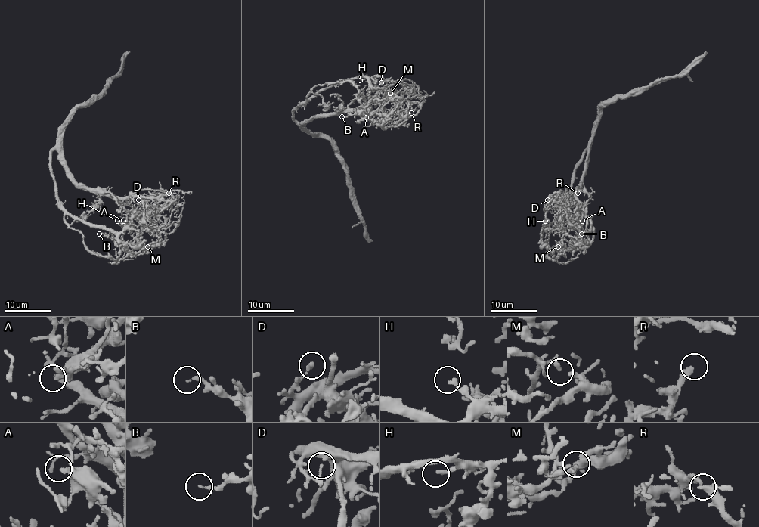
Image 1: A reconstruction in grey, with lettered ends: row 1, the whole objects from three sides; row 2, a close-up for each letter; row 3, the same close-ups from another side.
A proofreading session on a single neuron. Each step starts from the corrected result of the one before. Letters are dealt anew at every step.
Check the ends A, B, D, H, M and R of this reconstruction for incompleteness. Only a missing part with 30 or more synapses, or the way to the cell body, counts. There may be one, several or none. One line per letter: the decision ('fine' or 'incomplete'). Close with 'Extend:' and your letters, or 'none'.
A: fine
B: fine
D: fine
H: fine
M: fine
R: fine
Extend: none

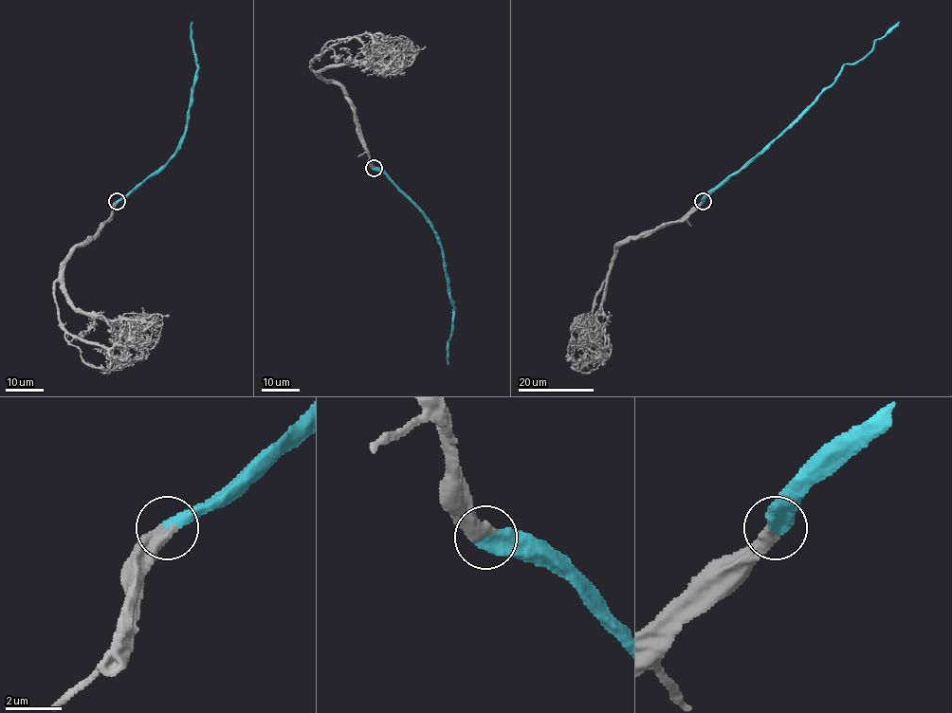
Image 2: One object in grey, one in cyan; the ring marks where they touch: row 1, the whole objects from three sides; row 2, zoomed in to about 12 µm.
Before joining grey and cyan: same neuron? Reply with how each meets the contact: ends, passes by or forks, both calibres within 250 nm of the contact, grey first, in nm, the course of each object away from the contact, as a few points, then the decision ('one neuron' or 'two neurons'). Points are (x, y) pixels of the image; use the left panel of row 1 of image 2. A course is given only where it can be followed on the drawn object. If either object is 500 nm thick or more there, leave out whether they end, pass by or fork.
calibres 550 and 600 nm; course grey (117, 201), (99, 229), (74, 249), (55, 283), (59, 322), (72, 335), (100, 345), (116, 361), (93, 349); course cyan (117, 201), (160, 169), (180, 144), (196, 69), (192, 21); one neuron

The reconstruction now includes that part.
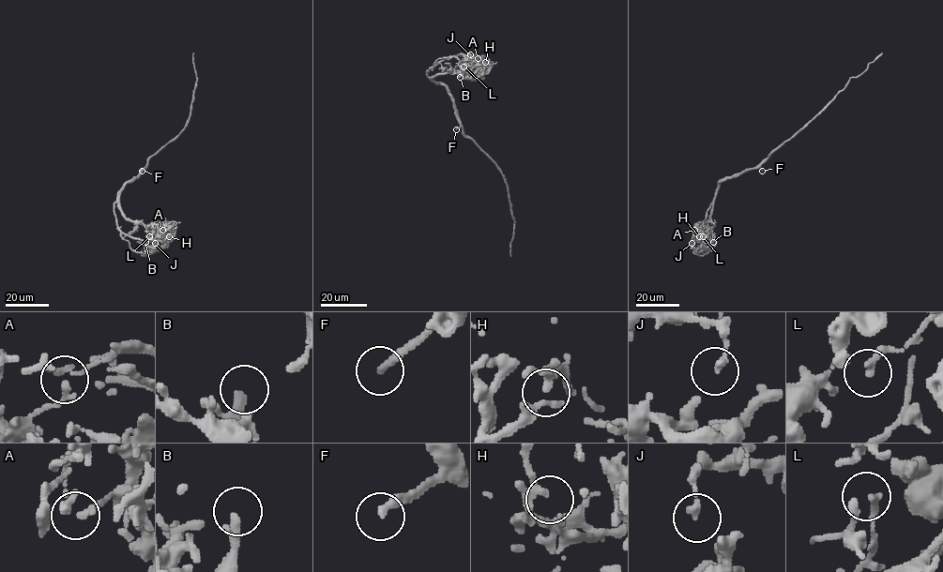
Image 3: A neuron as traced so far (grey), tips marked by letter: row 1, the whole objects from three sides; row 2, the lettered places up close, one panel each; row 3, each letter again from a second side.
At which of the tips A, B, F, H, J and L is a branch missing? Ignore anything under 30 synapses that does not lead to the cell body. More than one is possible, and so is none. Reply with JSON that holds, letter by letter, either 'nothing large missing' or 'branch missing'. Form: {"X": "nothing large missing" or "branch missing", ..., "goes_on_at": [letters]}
{"A": "nothing large missing", "B": "nothing large missing", "F": "branch missing", "H": "nothing large missing", "J": "nothing large missing", "L": "nothing large missing", "goes_on_at": ["F"]}

